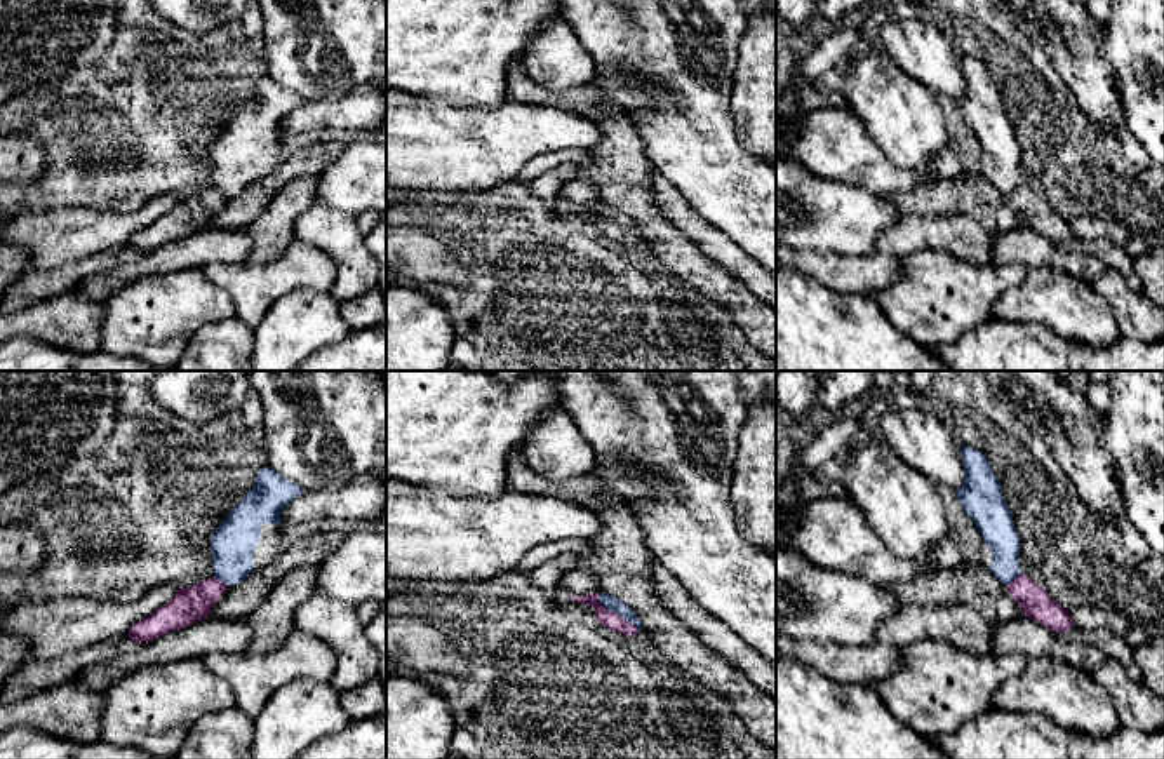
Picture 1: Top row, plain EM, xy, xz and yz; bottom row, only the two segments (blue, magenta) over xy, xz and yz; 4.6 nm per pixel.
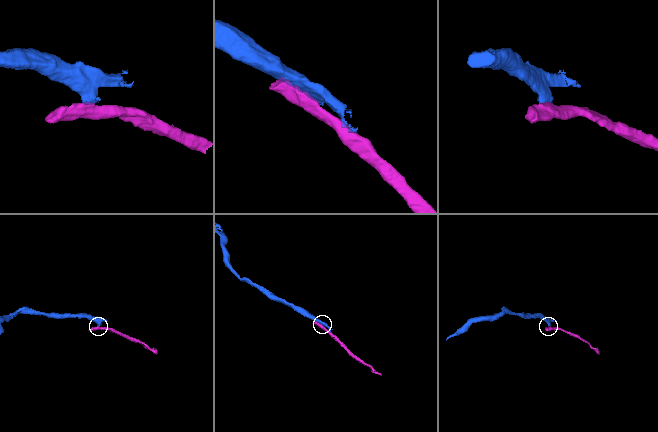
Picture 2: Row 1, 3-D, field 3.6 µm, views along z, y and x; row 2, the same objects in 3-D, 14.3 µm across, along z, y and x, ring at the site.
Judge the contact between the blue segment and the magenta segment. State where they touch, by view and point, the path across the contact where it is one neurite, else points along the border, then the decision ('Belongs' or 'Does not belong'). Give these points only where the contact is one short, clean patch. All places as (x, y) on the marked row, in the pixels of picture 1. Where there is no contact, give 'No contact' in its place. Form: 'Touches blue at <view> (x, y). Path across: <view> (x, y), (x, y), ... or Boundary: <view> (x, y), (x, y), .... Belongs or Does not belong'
Touches blue at xz (615, 611). Boundary: xz (597, 592), (597, 599), (604, 606), (616, 611), (639, 631). Does not belong

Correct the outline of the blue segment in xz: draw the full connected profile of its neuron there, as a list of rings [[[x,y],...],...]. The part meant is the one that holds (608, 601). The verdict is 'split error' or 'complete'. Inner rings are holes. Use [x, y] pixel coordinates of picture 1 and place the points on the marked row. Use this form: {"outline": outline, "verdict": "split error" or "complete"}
{"outline": [[[597,592],[597,594],[599,594],[599,602],[604,608],[618,613],[621,618],[625,618],[626,621],[635,625],[639,628],[639,632],[642,630],[637,613],[628,604],[625,604],[623,601],[619,601],[618,597],[609,595],[609,594],[602,594],[602,592]]], "verdict": "complete"}

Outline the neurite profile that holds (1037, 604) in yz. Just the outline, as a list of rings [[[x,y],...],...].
[[[1020,574],[1006,587],[1009,595],[1023,608],[1023,616],[1042,623],[1056,634],[1074,628],[1068,611],[1027,574]]]

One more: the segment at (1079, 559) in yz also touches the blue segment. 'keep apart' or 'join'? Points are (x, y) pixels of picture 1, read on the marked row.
join

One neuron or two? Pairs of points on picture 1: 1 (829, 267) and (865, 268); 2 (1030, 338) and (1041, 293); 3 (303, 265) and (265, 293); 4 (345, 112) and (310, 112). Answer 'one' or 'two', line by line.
1: one
2: two
3: one
4: one

